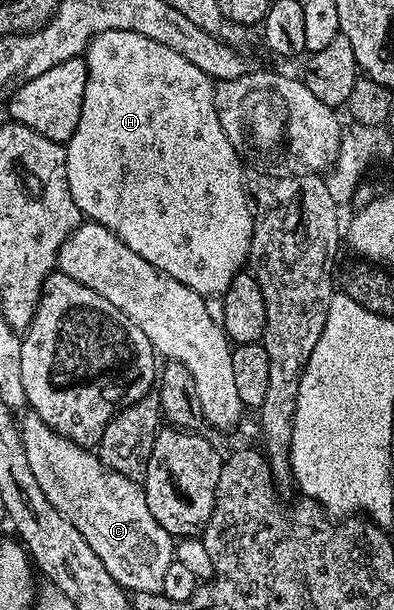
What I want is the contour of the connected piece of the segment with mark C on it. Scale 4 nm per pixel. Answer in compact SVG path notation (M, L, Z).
M29 411L26 414L19 421L23 448L27 451L32 474L51 506L83 535L115 583L133 593L161 593L167 567L171 567L175 559L175 541L167 531L163 531L163 527L159 527L159 523L155 523L155 515L151 515L151 507L147 507L144 488L138 482L111 471L92 448L77 445L47 427L47 423L43 423L37 413Z

